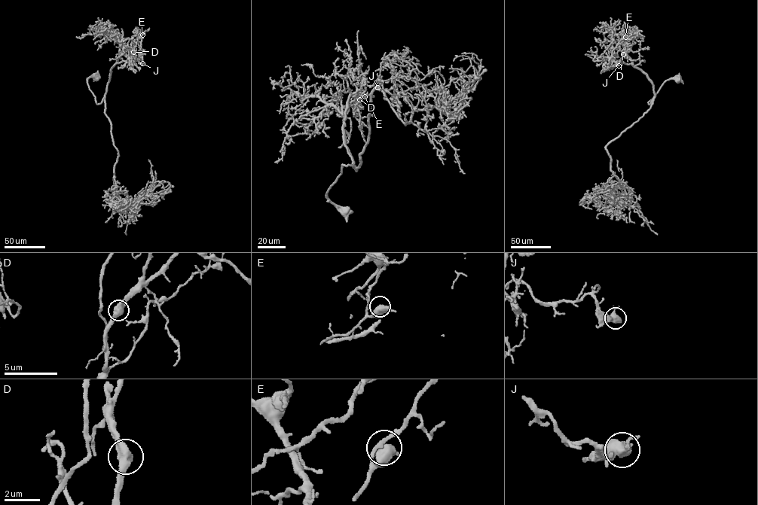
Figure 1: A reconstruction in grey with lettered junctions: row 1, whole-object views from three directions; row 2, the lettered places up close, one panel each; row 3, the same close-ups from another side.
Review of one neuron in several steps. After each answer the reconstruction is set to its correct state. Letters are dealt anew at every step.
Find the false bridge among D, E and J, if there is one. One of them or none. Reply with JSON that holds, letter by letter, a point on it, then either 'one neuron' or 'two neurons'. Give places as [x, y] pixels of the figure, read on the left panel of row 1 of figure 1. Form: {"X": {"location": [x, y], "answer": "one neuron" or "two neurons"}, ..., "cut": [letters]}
{"D": {"location": [133, 52], "answer": "one neuron"}, "E": {"location": [142, 34], "answer": "one neuron"}, "J": {"location": [142, 63], "answer": "one neuron"}, "cut": []}

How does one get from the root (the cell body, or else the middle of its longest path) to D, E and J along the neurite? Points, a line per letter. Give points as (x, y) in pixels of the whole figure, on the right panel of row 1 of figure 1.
D: (678, 77), (665, 80), (649, 104), (654, 95), (653, 84), (640, 69), (617, 62), (623, 54)
E: (678, 77), (665, 80), (649, 104), (654, 95), (648, 77), (631, 64), (612, 59), (612, 50), (625, 37)
J: (678, 77), (665, 80), (649, 104), (654, 95), (653, 84), (648, 77), (631, 64), (613, 61), (618, 65)

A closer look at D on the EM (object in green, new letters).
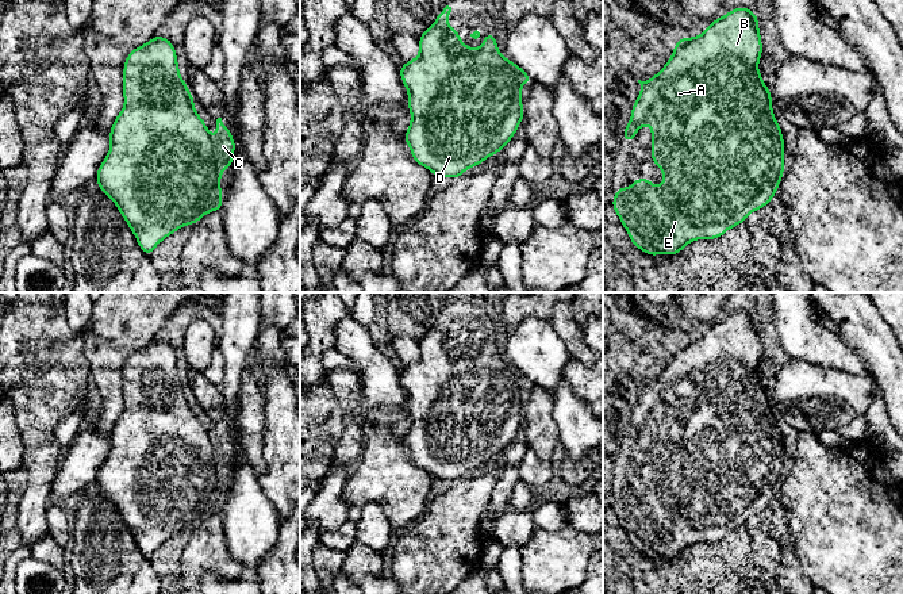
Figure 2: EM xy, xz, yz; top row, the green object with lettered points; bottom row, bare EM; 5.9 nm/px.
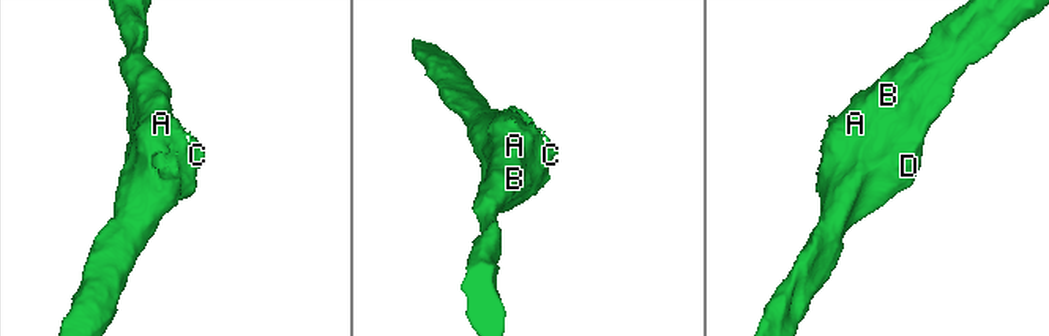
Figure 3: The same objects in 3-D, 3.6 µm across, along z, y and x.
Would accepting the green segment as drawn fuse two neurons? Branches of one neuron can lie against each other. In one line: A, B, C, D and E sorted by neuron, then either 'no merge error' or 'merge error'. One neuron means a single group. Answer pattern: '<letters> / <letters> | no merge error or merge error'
A B C D E | no merge error

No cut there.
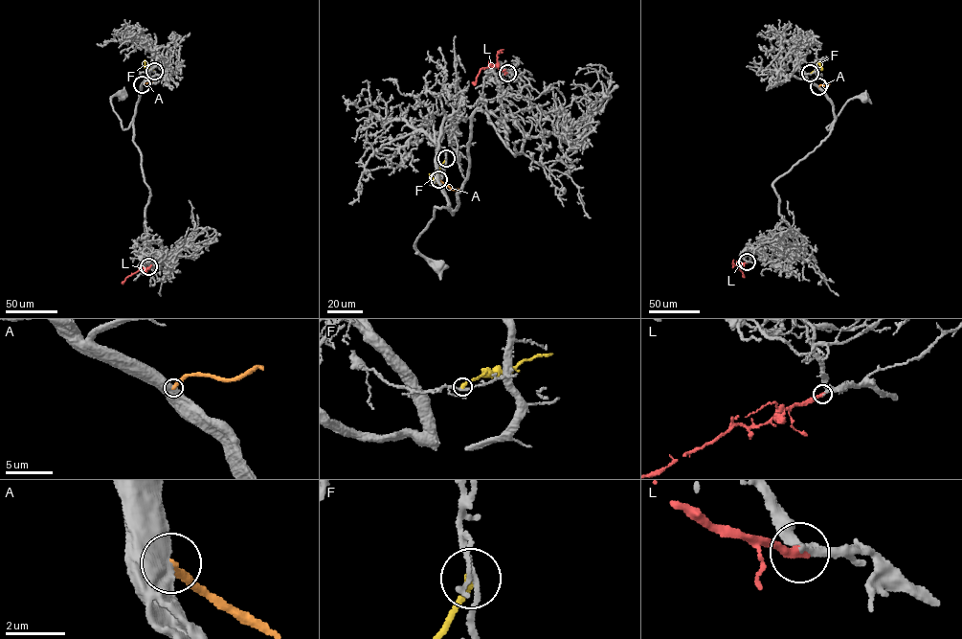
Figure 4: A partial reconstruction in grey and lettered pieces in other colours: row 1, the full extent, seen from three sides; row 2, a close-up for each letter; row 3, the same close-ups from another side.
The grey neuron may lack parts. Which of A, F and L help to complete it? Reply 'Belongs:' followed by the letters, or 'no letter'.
Belongs: L

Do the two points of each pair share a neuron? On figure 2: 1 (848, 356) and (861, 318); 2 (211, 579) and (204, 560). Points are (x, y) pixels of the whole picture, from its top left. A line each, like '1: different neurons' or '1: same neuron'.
1: different neurons
2: different neurons

